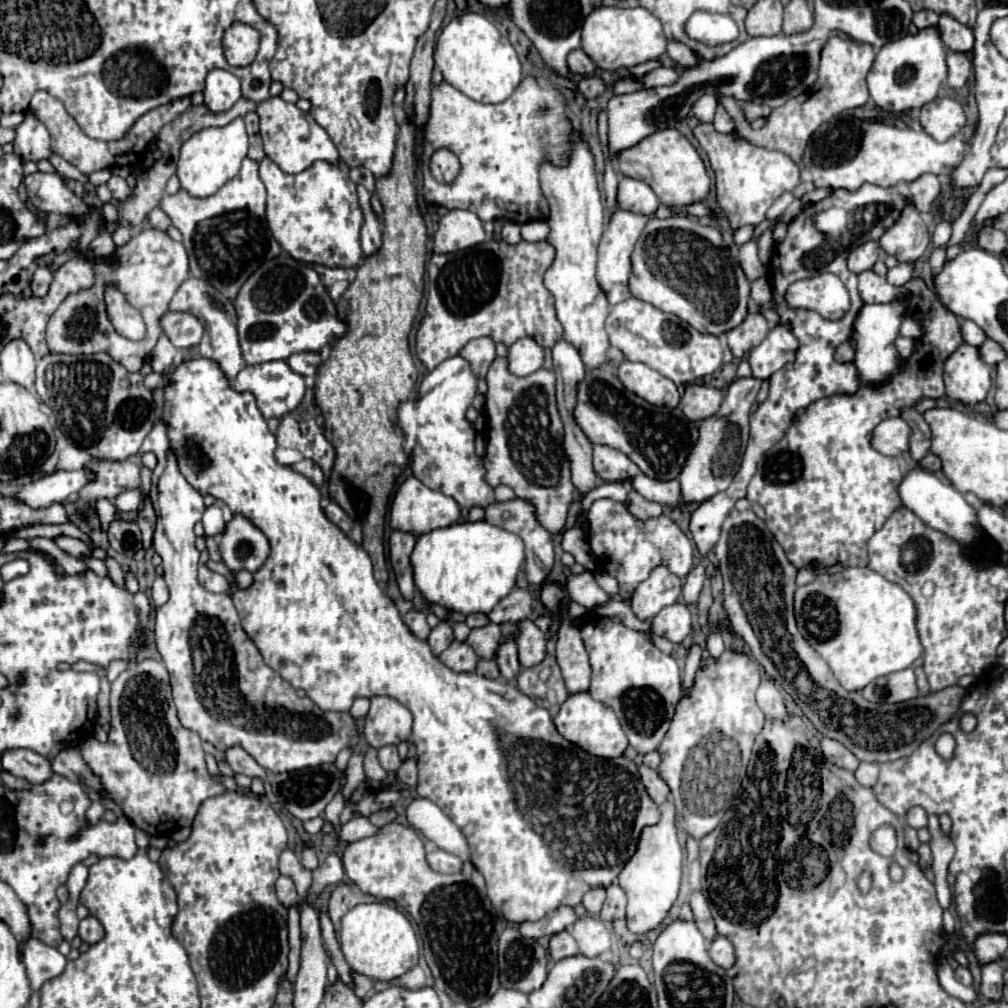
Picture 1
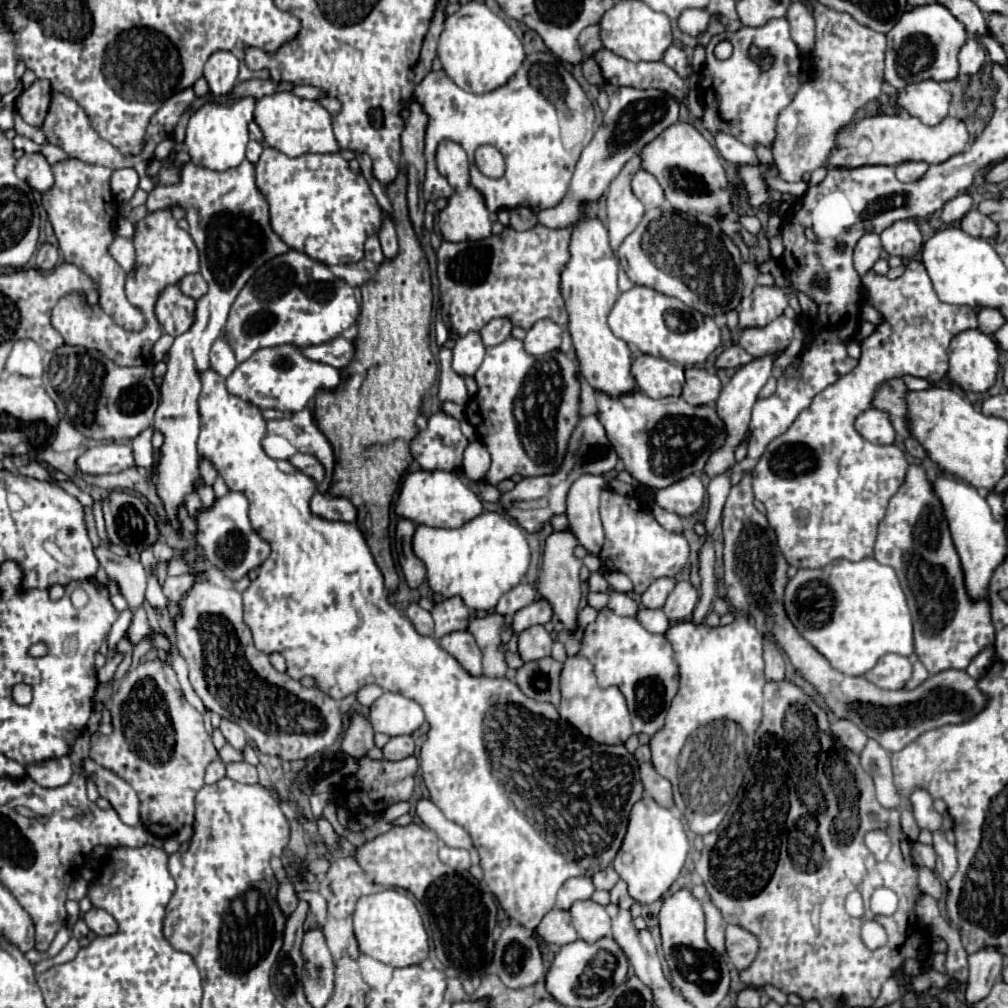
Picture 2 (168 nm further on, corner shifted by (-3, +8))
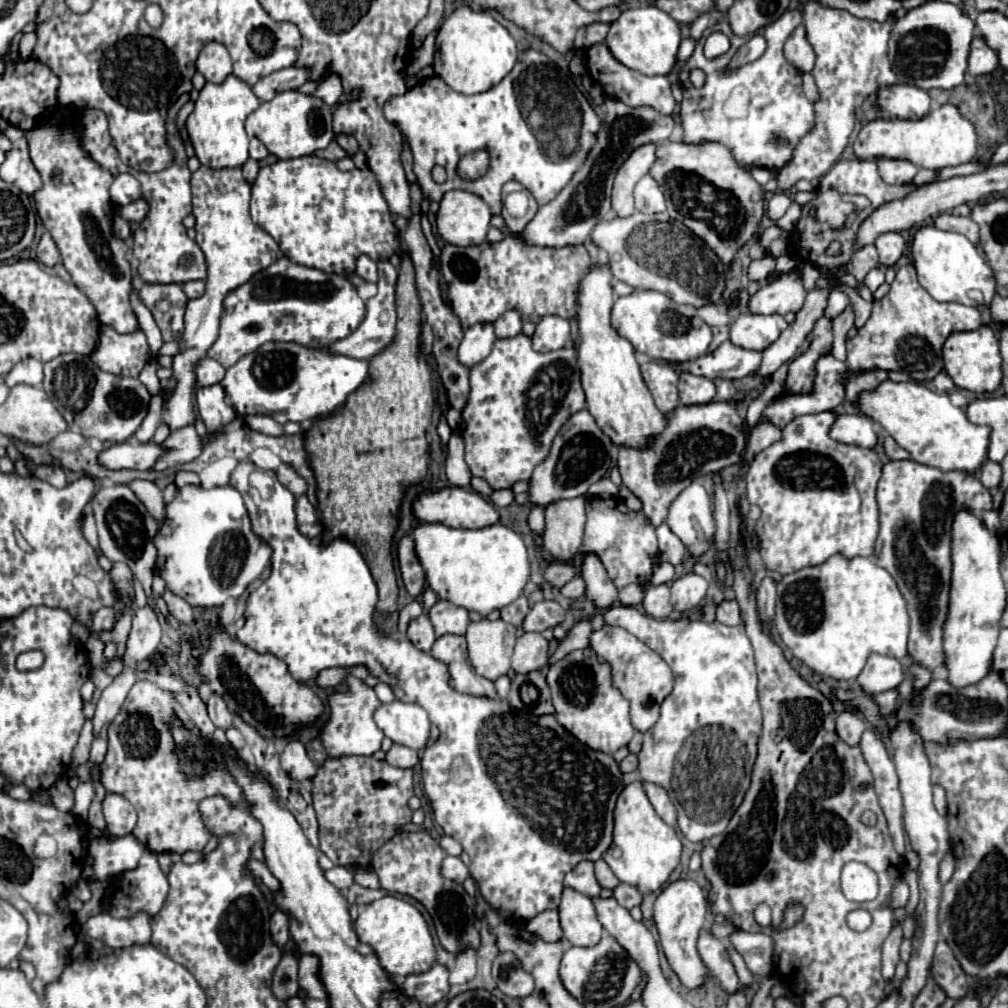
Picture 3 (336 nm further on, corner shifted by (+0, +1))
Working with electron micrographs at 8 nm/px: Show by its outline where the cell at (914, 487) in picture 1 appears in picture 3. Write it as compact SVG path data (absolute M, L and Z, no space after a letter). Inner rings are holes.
M966 507L958 509L952 523L952 589L950 619L946 619L946 669L954 687L968 687L984 679L992 669L992 651L1000 633L1000 617L1006 607L1006 589L1000 577L1000 543L996 533L984 527Z

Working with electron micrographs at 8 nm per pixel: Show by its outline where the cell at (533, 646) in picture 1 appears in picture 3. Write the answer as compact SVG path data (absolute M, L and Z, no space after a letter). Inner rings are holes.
M524 633L514 647L512 669L516 673L530 673L548 663L548 641L540 633Z

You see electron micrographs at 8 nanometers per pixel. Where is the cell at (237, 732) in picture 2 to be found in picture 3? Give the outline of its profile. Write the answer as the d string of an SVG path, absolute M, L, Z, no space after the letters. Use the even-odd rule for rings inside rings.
M210 695L208 715L210 715L212 723L224 731L232 727L232 715L230 715L230 711L226 711L226 703L222 699L218 699L218 695Z

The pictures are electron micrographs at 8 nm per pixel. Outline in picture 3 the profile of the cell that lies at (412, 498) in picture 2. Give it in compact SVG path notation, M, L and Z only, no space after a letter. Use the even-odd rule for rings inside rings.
M462 487L422 491L412 501L412 513L418 521L424 521L424 523L442 523L446 527L462 527L462 529L480 529L498 521L496 507L486 497L478 495L472 489L462 489Z

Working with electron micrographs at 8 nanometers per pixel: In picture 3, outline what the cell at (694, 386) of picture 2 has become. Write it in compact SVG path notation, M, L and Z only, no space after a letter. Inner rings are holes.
M680 373L678 391L680 391L680 401L684 405L704 405L710 403L716 395L716 387L710 379L692 373Z

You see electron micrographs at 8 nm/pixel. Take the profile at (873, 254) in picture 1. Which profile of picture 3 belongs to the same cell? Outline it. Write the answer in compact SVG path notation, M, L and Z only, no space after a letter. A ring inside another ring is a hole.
M864 245L858 251L854 251L852 263L850 263L850 273L858 281L864 281L866 273L874 267L878 267L878 251L876 251L874 245Z

